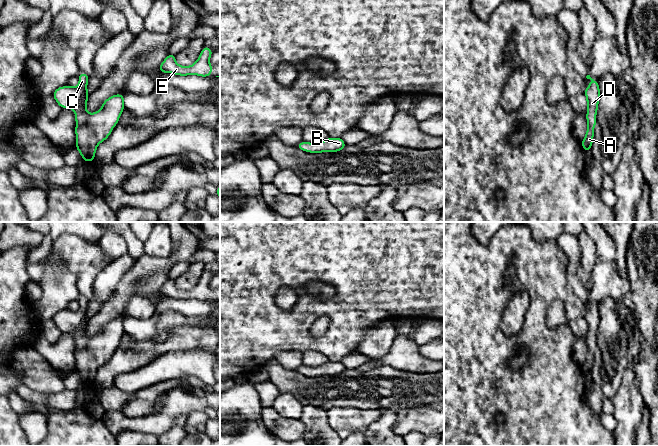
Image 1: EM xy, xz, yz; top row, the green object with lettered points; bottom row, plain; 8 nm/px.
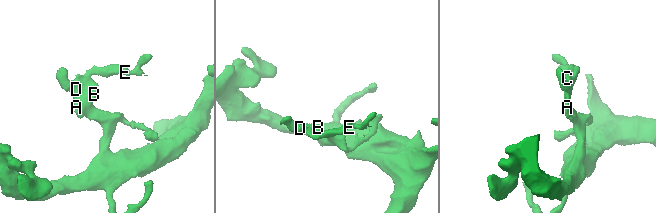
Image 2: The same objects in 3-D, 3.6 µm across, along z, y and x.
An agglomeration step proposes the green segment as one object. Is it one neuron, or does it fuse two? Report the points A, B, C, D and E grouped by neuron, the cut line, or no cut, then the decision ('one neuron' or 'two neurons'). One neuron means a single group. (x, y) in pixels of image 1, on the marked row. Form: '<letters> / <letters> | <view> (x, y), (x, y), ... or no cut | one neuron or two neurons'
A B C D E | no cut | one neuron

